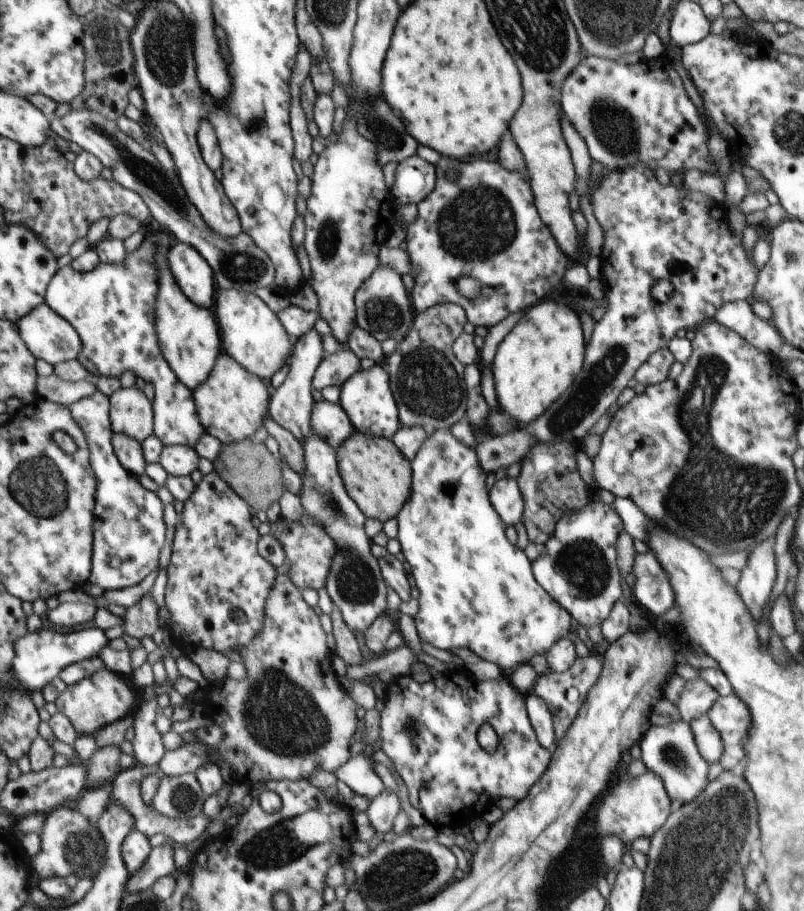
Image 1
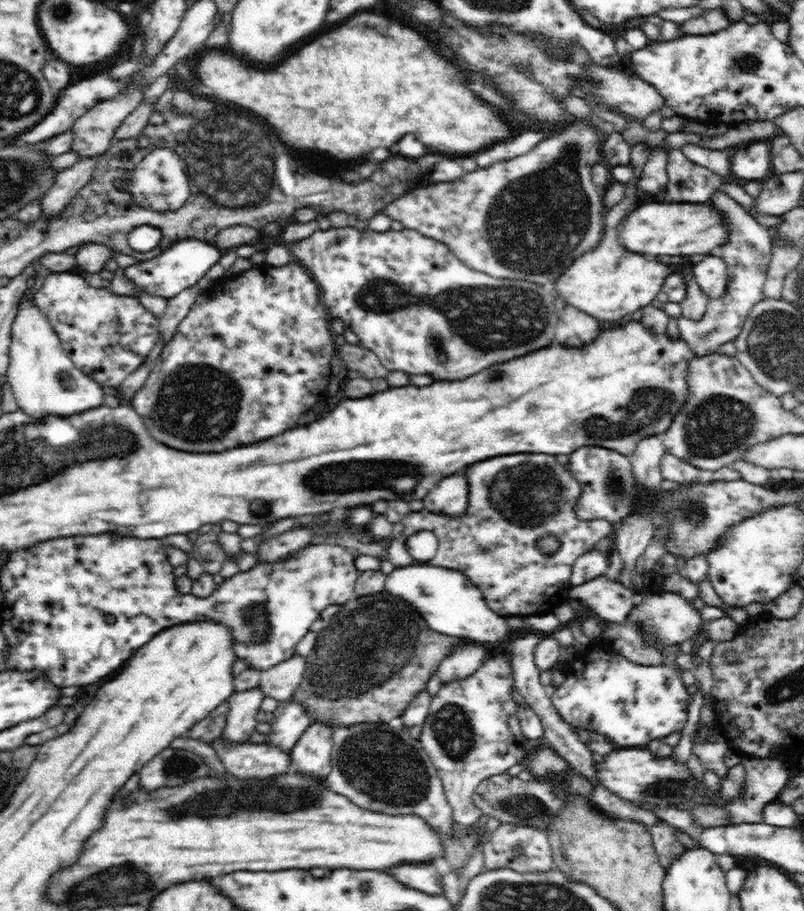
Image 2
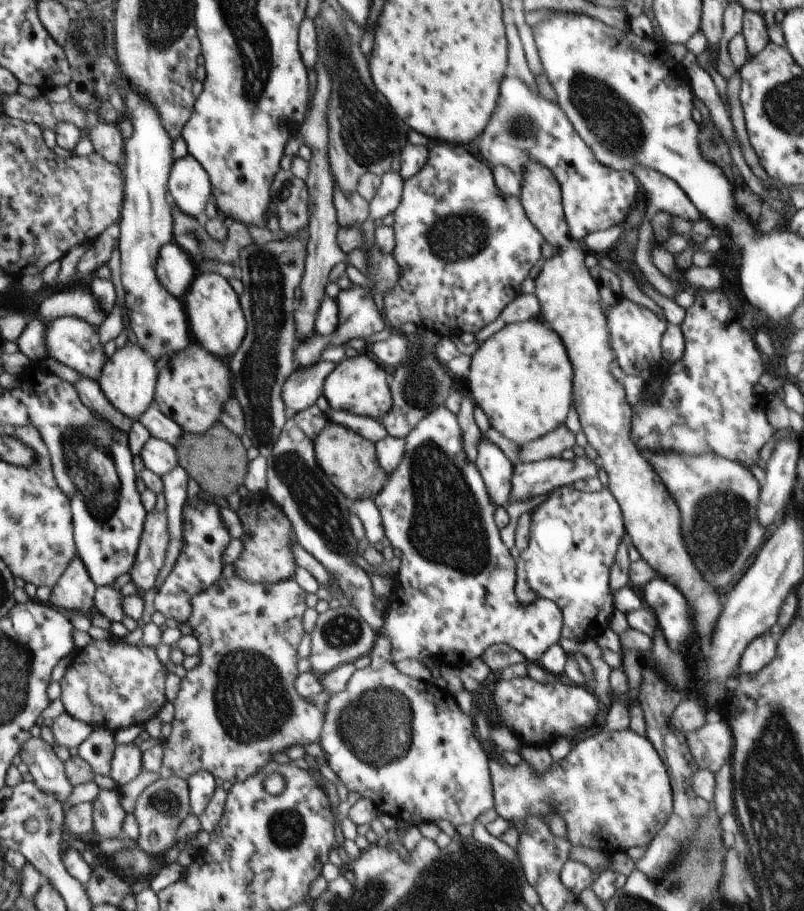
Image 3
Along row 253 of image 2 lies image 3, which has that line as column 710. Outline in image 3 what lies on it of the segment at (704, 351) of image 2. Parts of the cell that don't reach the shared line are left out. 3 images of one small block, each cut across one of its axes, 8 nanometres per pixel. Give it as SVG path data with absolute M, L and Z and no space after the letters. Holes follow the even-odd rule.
M720 717L712 718L703 727L685 736L694 760L700 769L717 773L730 762L733 753L733 736L729 724Z

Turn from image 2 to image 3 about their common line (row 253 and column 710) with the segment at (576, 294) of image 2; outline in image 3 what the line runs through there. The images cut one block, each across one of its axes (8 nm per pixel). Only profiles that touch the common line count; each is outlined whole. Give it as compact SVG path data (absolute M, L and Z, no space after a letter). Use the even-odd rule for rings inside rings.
M530 164L522 174L521 184L521 206L525 211L526 217L530 223L538 230L538 233L544 238L544 241L556 246L558 252L552 258L546 259L540 274L534 278L536 283L536 292L534 295L539 301L541 314L539 319L548 325L549 328L558 334L566 348L573 369L573 395L574 405L580 417L580 425L588 439L590 446L598 453L597 461L608 475L608 489L616 498L624 520L625 532L627 539L638 549L640 556L658 572L664 580L669 580L680 590L686 597L688 606L692 611L692 622L696 624L698 634L704 634L706 643L710 640L716 620L720 618L720 612L723 607L723 595L704 580L698 568L694 566L694 560L690 558L690 552L686 548L682 536L682 516L673 496L668 492L664 482L656 475L653 467L648 460L636 447L631 437L633 408L627 402L627 395L624 386L612 376L610 364L615 360L610 340L609 331L604 306L601 301L599 284L589 274L589 268L585 264L587 254L584 244L580 241L573 240L569 236L568 226L564 217L561 189L553 173L548 168L538 164Z

